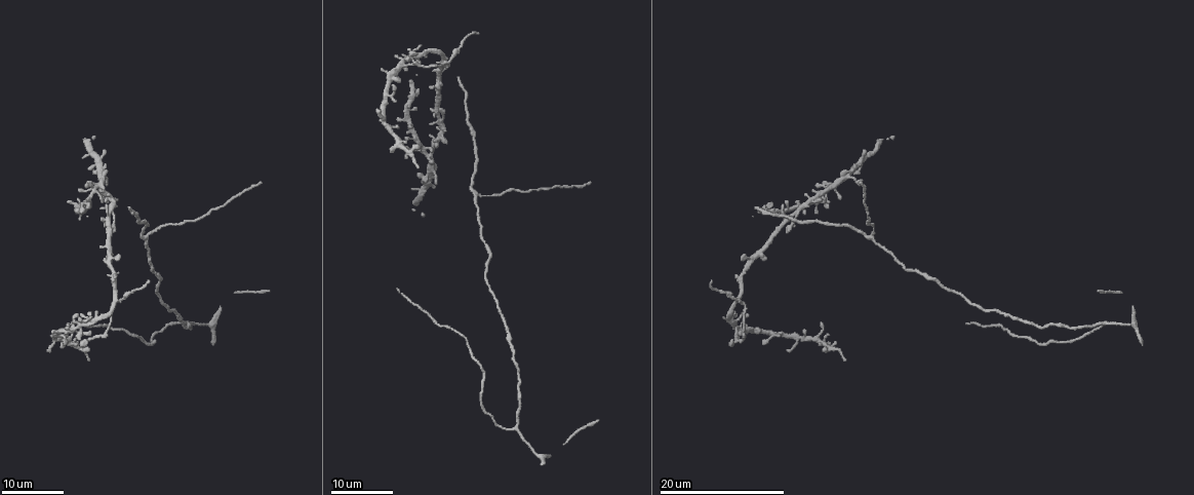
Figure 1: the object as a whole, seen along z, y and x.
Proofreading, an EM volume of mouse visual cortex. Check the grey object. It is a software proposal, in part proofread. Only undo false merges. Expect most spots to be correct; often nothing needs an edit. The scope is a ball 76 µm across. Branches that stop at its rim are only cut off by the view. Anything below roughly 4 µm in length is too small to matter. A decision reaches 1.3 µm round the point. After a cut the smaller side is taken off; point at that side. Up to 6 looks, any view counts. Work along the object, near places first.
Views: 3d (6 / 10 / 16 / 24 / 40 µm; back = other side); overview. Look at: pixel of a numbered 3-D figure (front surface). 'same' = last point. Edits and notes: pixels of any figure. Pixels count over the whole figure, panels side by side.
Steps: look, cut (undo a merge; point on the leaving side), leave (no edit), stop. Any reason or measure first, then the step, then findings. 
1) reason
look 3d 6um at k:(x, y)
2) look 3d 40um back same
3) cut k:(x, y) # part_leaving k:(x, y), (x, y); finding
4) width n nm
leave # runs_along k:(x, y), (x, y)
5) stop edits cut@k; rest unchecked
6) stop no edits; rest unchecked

two arms in line, one across
look 3d 16um at 1:(147, 235)

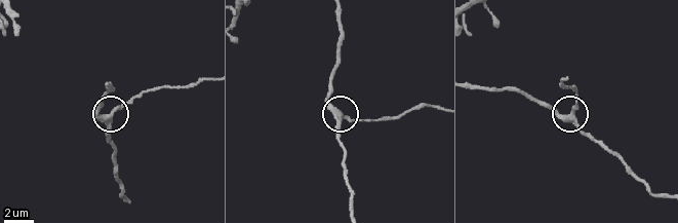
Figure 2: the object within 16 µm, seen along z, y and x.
look 3d 6um at 2:(109, 116)

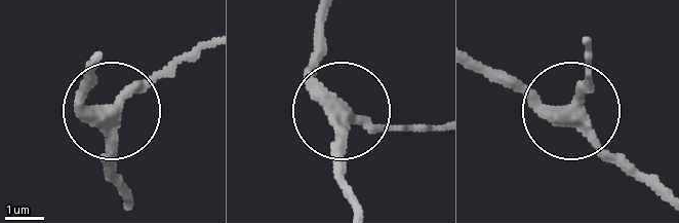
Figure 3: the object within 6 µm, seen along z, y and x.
arms 3
leave # runs_along 3:(353, 209), (346, 114), (408, 131); one cell here

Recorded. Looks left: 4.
small branch off a trunk
look 3d 16um at 1:(119, 299)

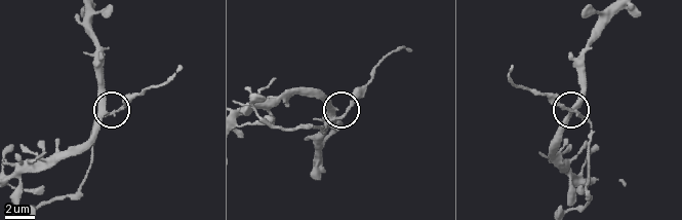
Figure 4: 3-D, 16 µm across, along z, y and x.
look 3d 6um at 4:(339, 110)

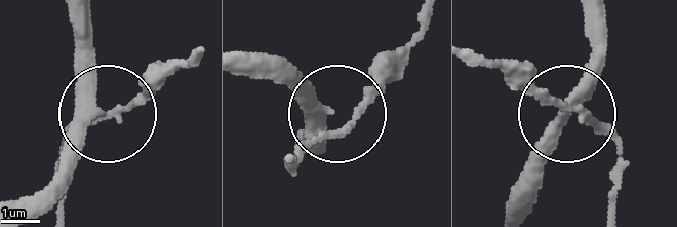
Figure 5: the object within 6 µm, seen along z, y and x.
width 270 nm
leave # runs_along 5:(597, 23), (597, 72), (571, 111), (522, 75); all the same cell

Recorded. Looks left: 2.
three arms meet
look 3d 24um at 1:(514, 430)

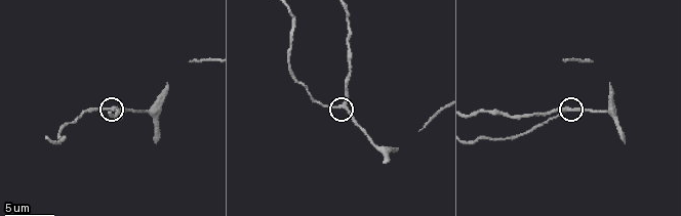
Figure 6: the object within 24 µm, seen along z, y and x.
look 3d 6um at 6:(112, 109)

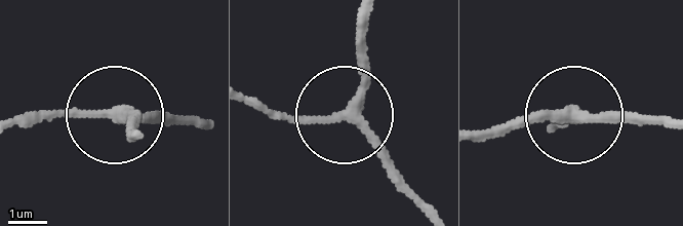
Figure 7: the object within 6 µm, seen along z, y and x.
arms 3
leave # runs_along 7:(476, 133), (545, 119), (669, 119); one cell here

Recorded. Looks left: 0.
stop no edits; rest unchecked

